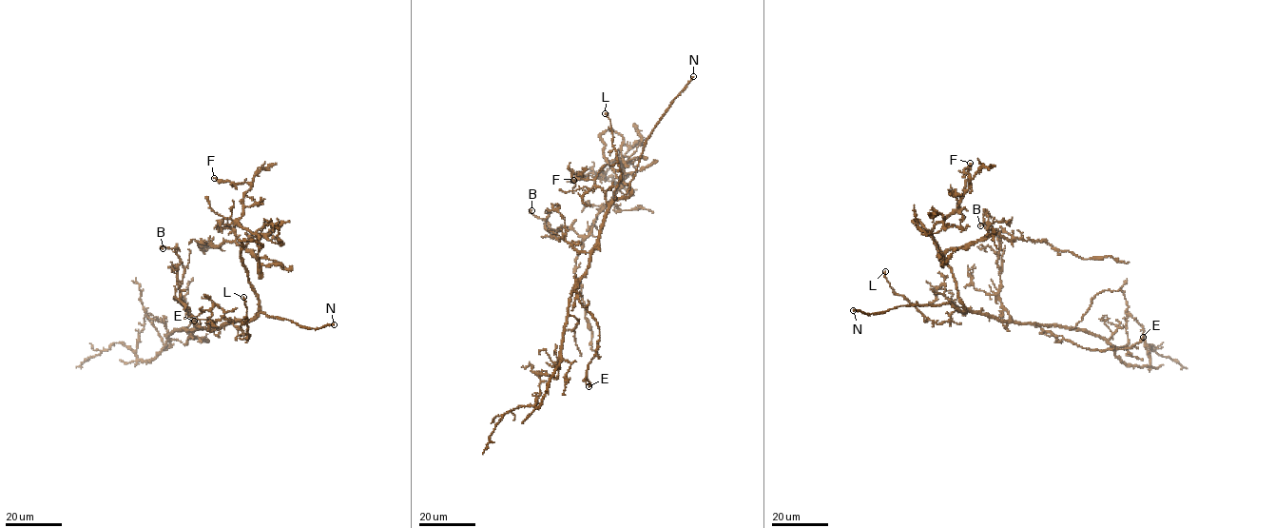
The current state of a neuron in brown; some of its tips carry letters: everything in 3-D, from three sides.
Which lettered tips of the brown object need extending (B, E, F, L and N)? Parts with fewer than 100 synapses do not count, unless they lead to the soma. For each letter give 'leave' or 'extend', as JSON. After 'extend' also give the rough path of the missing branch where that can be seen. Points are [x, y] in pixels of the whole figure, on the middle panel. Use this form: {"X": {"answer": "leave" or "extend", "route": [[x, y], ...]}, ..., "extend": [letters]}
{"B": {"answer": "leave"}, "E": {"answer": "leave"}, "F": {"answer": "leave"}, "L": {"answer": "leave"}, "N": {"answer": "extend", "route": [[693, 76], [707, 47]]}, "extend": ["N"]}

